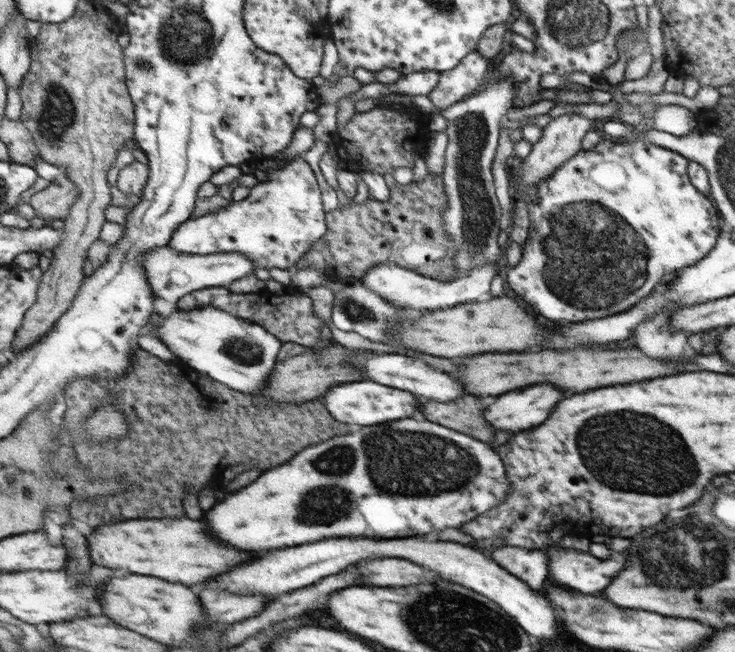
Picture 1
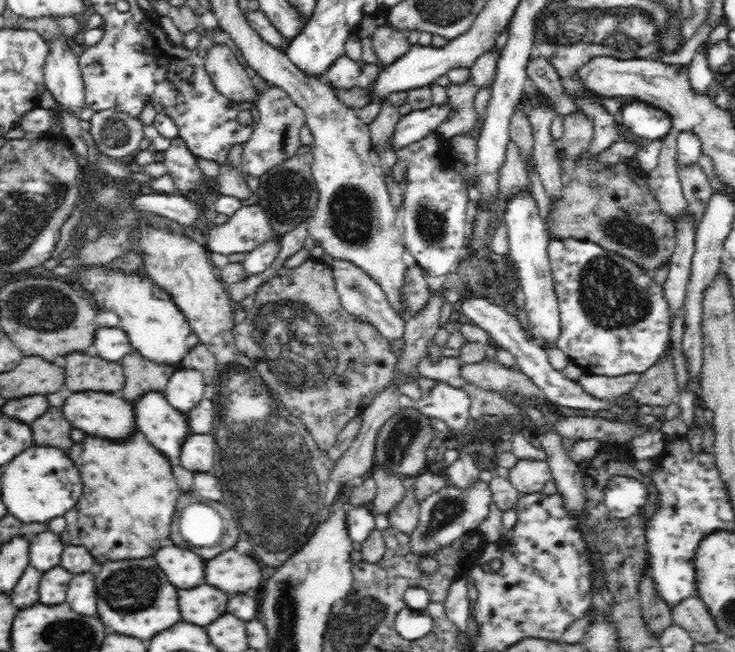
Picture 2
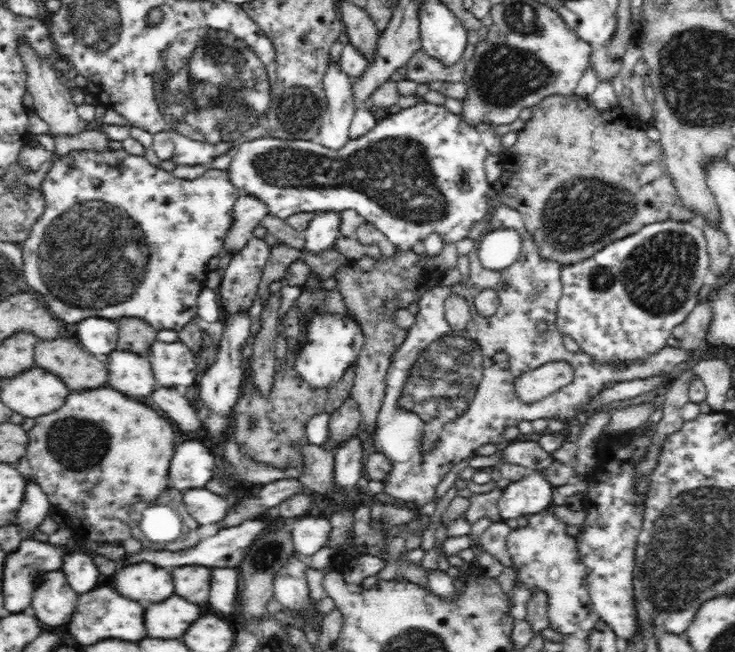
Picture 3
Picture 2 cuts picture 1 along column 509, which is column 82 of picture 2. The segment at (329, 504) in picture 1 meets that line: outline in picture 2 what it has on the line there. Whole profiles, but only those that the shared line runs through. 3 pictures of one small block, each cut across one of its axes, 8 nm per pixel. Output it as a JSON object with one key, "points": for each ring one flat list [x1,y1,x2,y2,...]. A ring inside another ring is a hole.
{"points":[[32,446,4,466,2,500,8,512,22,522,48,523,52,518,65,516,80,501,82,488,76,464,60,448]]}

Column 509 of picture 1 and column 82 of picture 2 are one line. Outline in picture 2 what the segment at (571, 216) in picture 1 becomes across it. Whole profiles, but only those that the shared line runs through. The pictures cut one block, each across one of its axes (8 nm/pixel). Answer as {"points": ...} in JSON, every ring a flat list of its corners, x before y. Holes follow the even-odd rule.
{"points":[[95,266,81,272,78,277,80,286,93,294,99,308,112,311,120,317,122,330,132,342,132,346,148,361,157,364,178,364,184,354,199,343,197,334,189,328,180,309,172,299,148,276,126,275,120,271,106,269,106,266]]}

